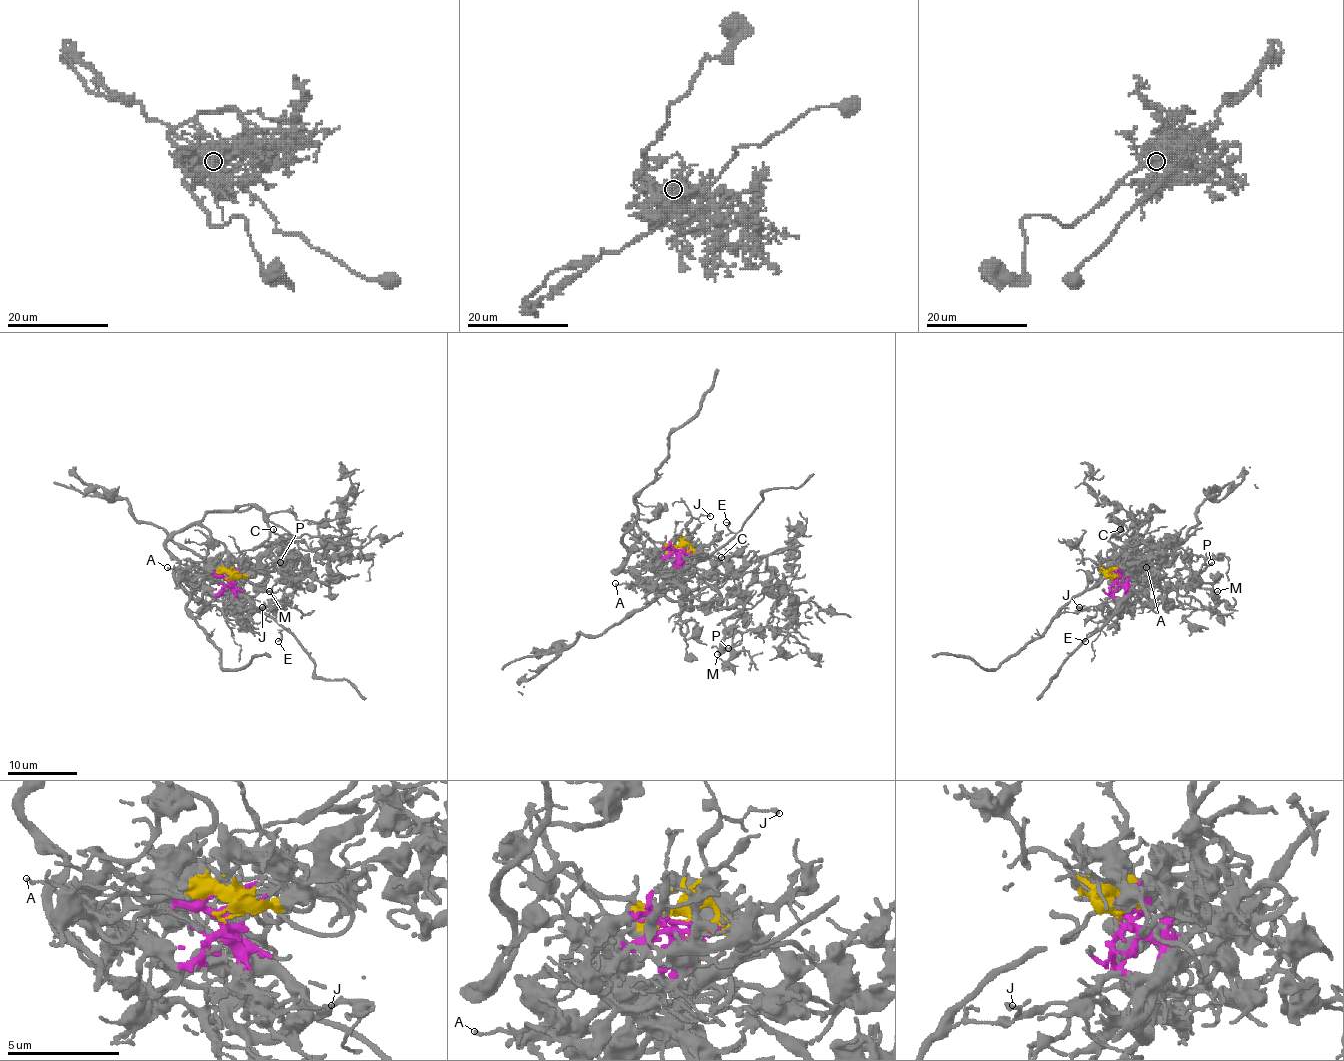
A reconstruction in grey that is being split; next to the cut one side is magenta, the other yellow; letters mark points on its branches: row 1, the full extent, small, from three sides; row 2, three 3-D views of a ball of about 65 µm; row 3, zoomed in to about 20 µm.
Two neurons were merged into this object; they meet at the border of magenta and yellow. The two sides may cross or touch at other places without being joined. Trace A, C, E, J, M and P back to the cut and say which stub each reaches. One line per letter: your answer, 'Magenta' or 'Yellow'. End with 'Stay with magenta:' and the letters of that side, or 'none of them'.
A: Magenta
C: Yellow
E: Magenta
J: Magenta
M: Yellow
P: Yellow
Stay with magenta: A, E, J

